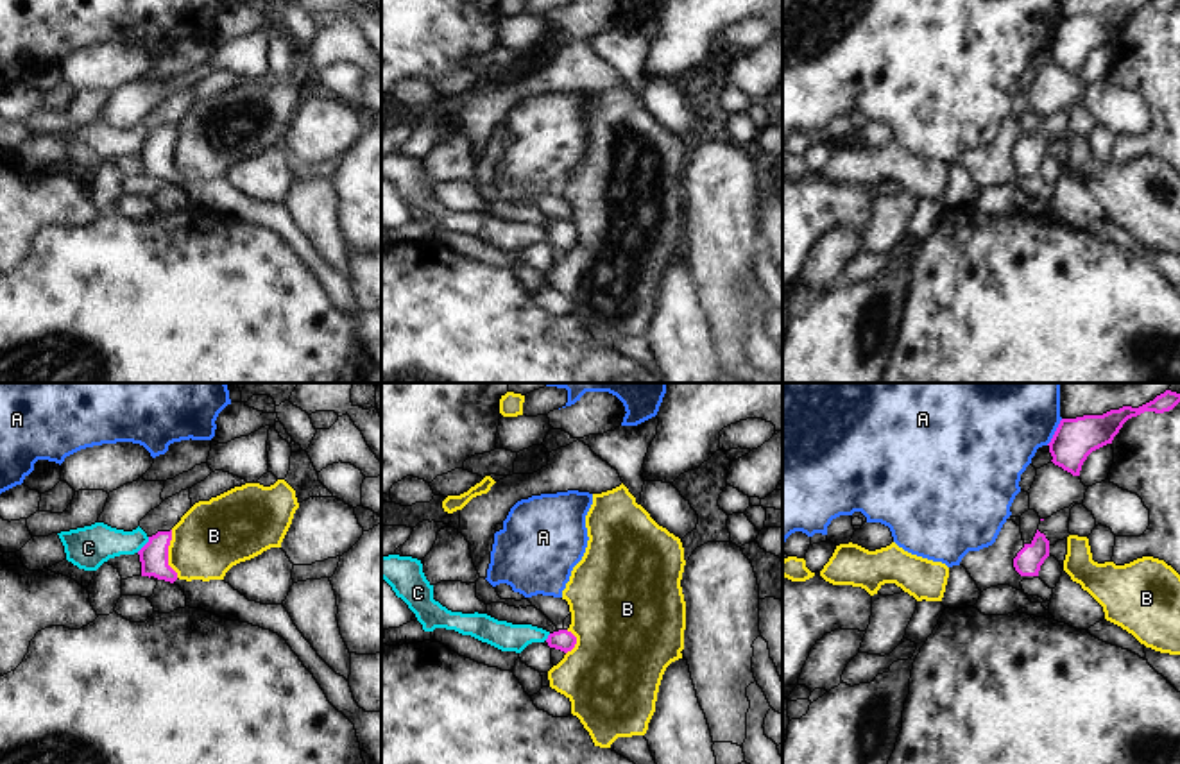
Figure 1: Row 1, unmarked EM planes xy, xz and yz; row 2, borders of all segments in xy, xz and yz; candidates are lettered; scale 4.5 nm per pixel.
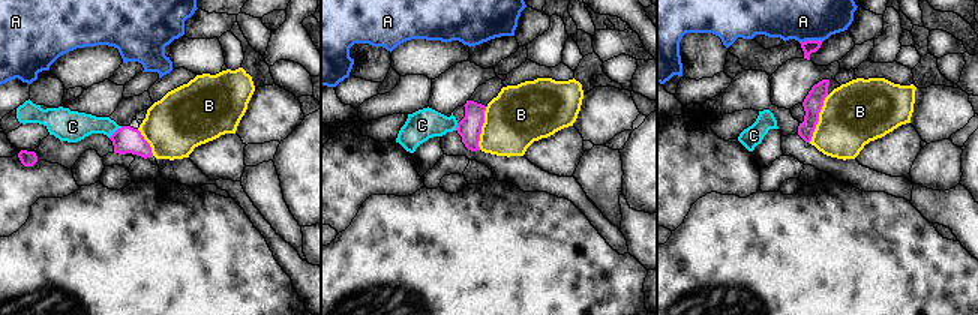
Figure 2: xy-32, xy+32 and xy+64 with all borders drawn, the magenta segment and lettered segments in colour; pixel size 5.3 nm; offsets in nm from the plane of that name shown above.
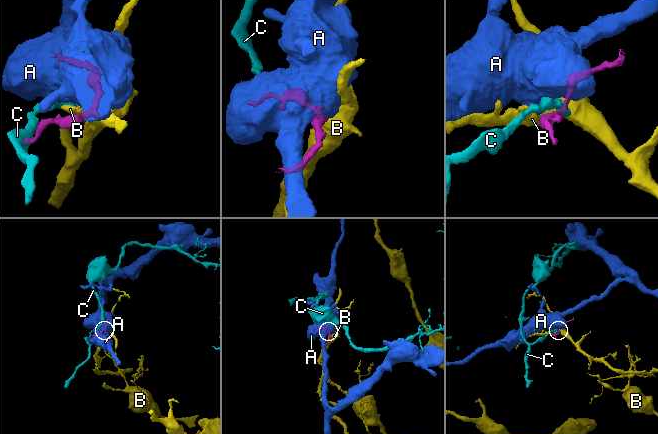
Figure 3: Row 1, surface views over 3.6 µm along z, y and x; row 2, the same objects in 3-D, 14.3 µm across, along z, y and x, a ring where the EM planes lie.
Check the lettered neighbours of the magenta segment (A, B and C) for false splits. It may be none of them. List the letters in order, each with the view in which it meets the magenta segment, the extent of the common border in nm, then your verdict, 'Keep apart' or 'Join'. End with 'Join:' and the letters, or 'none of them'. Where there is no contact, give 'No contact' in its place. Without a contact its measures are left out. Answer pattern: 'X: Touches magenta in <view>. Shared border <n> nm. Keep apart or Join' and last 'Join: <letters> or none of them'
A: Touches magenta in yz. Shared border 140 nm. Keep apart
B: Touches magenta in xy. Shared border 220 nm. Keep apart
C: Touches magenta in xy. Shared border 90 nm. Keep apart
Join: none of them

